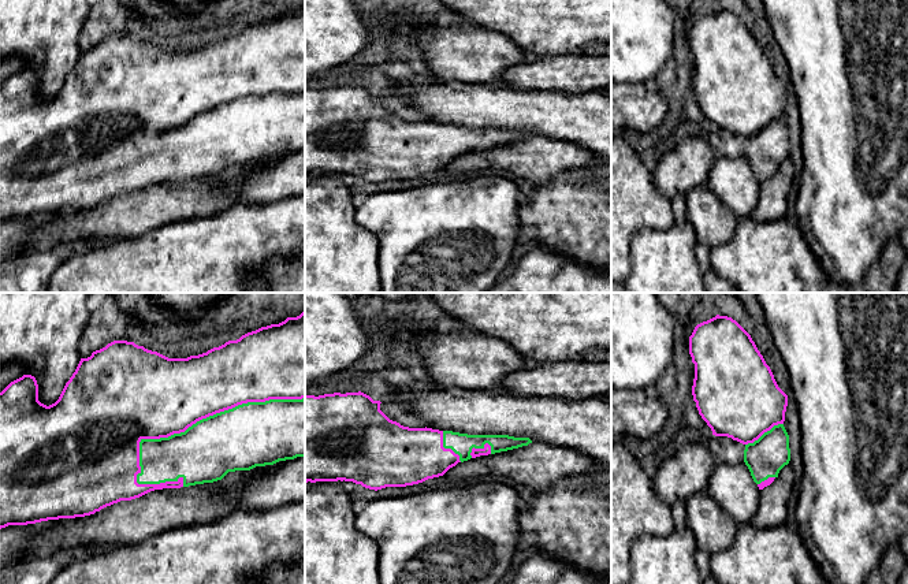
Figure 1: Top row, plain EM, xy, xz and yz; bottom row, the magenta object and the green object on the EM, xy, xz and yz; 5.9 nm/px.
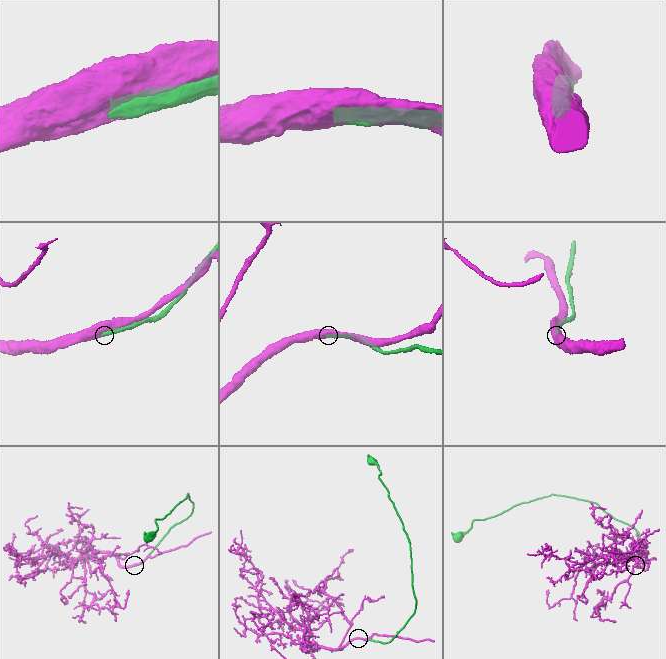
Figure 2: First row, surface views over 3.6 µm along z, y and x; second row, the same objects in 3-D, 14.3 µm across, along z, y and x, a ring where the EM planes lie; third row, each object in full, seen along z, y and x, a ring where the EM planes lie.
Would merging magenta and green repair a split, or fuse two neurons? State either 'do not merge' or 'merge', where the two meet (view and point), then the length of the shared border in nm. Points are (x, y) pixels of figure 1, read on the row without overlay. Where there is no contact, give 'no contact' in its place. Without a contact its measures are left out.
merge; contact xy (201, 112); length 1100 nm

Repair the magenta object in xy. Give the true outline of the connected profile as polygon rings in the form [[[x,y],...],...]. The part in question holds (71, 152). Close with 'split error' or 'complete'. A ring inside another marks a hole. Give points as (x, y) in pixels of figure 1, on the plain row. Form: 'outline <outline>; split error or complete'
outline [[[305,3],[297,11],[261,21],[228,34],[206,47],[187,52],[168,52],[134,36],[114,34],[81,52],[59,93],[46,100],[38,94],[34,70],[23,68],[0,86],[0,223],[48,213],[85,211],[120,194],[131,194],[150,185],[181,182],[222,174],[228,165],[250,164],[279,155],[305,150]]]; split error

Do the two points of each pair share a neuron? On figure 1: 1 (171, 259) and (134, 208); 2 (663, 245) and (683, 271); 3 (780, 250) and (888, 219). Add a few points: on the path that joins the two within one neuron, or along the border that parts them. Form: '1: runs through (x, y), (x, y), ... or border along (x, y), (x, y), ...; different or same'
1: border along (182, 222), (170, 222), (137, 237), (119, 238); different
2: runs through (663, 252), (676, 264); same
3: border along (803, 237), (823, 270); different

